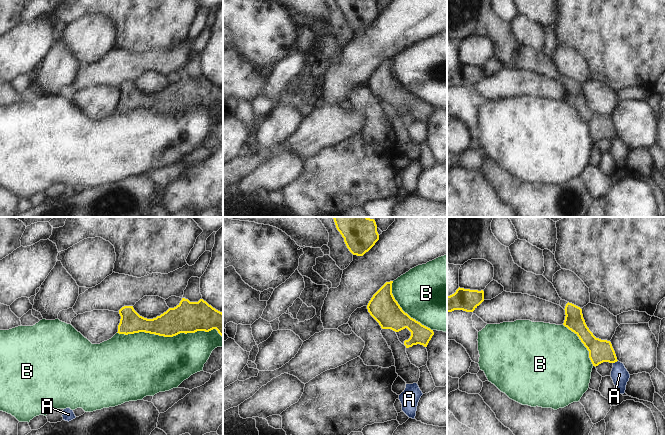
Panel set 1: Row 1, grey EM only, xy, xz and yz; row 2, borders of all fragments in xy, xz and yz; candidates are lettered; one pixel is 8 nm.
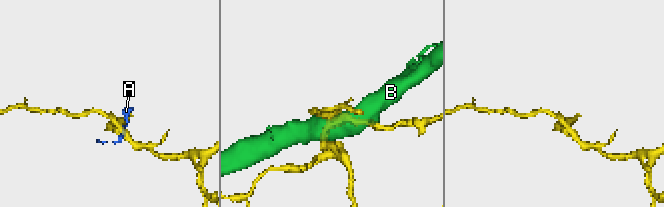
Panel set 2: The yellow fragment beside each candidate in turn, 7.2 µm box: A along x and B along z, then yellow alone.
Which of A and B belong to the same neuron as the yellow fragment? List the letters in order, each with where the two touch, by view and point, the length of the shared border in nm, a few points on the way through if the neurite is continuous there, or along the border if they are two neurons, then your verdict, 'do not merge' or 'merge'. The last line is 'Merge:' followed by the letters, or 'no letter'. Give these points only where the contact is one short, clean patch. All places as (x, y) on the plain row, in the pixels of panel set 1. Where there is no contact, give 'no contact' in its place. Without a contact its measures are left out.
A: yz (615, 137) | 50 nm | along yz (617, 136), (613, 139) | do not merge
B: xy (170, 112) | 850 nm | do not merge
Merge: no letter

